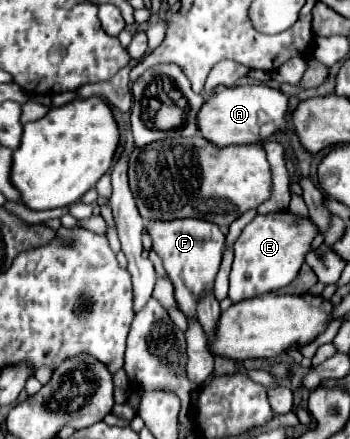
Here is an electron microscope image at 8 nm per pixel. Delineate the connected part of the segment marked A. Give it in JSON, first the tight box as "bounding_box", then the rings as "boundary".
{"bounding_box":[199,85,289,147],"boundary":[[[267,85],[245,87],[217,87],[213,99],[205,101],[199,113],[199,131],[217,147],[251,145],[269,139],[277,131],[289,129],[289,99],[283,91]]]}

